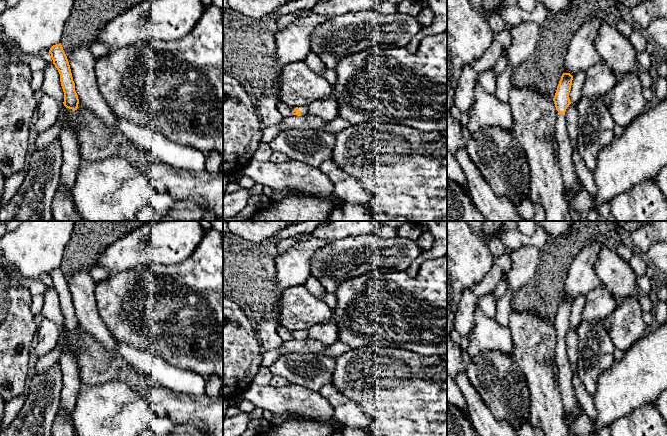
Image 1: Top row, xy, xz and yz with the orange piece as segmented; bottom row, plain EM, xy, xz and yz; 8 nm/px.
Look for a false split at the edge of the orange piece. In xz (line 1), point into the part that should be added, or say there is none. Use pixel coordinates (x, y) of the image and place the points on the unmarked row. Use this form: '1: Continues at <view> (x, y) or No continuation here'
1: Continues at xz (303, 333)

